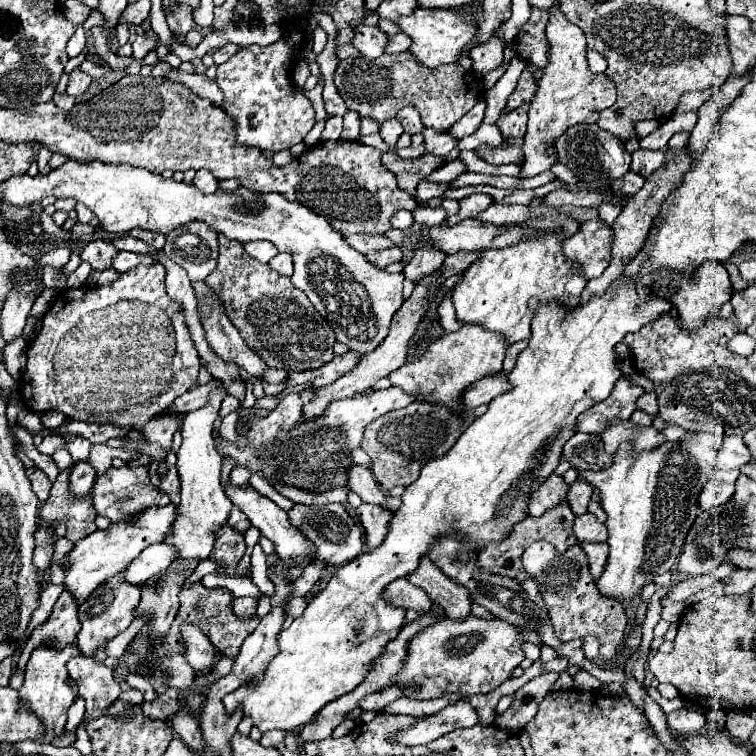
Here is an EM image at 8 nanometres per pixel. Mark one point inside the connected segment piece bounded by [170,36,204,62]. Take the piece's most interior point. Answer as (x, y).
(181, 50)

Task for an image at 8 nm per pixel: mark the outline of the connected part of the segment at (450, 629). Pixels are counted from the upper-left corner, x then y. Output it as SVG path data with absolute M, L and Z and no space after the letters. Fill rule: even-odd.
M476 618L466 620L438 620L436 624L422 630L408 646L408 660L404 670L394 678L394 684L406 686L410 698L428 700L438 698L440 692L464 692L464 694L486 694L498 688L512 676L512 670L524 660L522 650L524 638L516 626L498 618Z

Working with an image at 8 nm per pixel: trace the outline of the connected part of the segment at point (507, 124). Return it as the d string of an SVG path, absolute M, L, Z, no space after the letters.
M526 104L514 110L502 112L496 120L496 126L502 132L502 144L500 146L480 144L474 152L490 164L522 164L524 160L522 144L524 144L526 122L528 122L526 112L528 112Z

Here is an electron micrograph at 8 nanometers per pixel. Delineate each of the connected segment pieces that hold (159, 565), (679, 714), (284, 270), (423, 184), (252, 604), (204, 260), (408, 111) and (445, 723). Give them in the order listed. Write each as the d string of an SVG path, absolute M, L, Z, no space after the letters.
M164 542L154 544L150 548L142 550L142 554L124 568L124 578L126 578L126 582L130 582L134 586L144 584L148 578L152 578L158 572L162 572L164 568L168 568L174 560L176 560L176 550L172 546L166 546Z
M688 708L676 710L668 714L668 728L678 736L692 736L698 734L706 724L704 712L694 712Z
M276 254L268 264L270 264L276 272L280 272L280 274L284 274L284 276L292 276L292 272L294 272L290 254Z
M424 179L418 184L418 188L416 188L416 198L420 202L425 202L428 201L428 198L440 197L447 189L447 184L430 182Z
M232 596L232 612L238 618L254 618L256 616L256 608L258 608L258 598L236 598Z
M192 220L166 234L166 246L162 252L188 272L190 282L204 280L216 268L216 232L208 224Z
M404 108L404 110L400 110L396 118L402 120L404 132L408 132L408 134L418 134L418 132L424 130L424 126L422 126L422 122L420 122L420 116L418 116L418 112L416 112L414 108Z
M458 700L454 704L448 704L440 712L418 718L416 724L398 732L398 736L390 736L390 740L398 740L400 744L406 746L428 744L446 732L452 732L456 728L470 728L476 722L478 722L478 714L470 706L470 702Z

